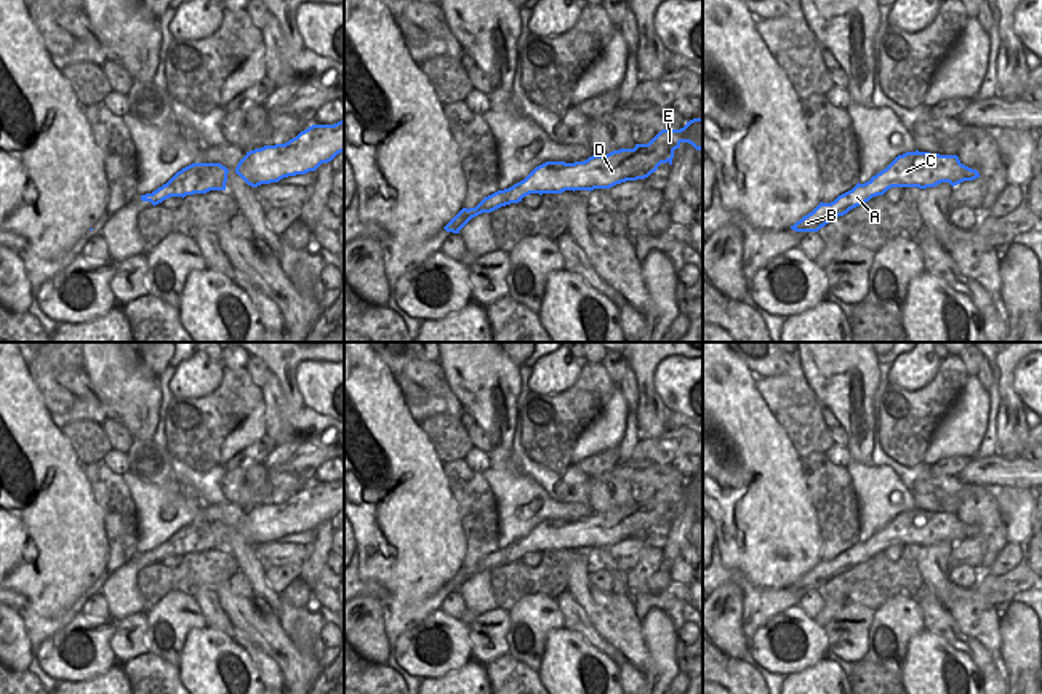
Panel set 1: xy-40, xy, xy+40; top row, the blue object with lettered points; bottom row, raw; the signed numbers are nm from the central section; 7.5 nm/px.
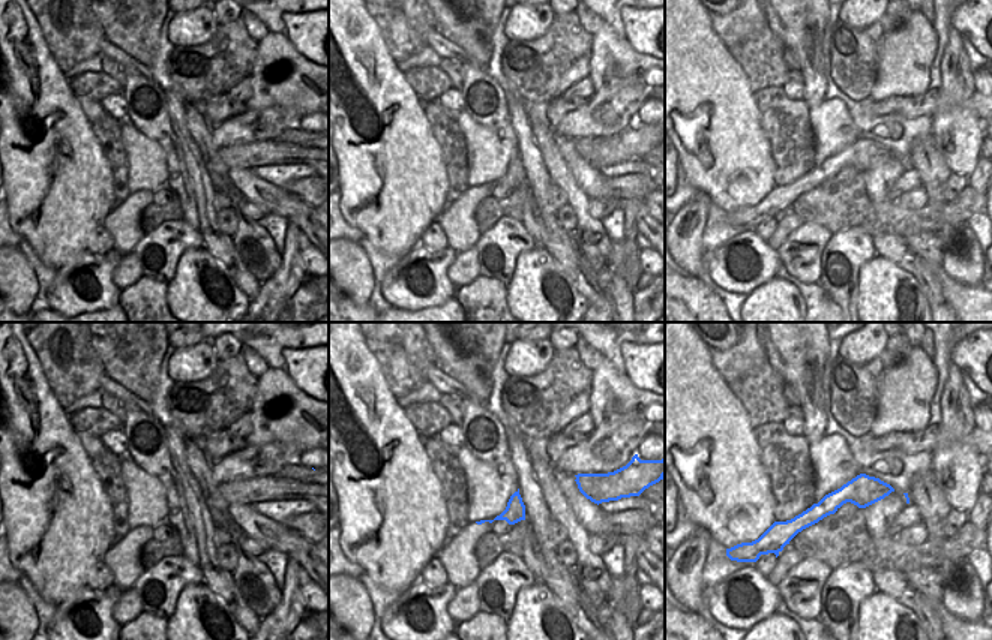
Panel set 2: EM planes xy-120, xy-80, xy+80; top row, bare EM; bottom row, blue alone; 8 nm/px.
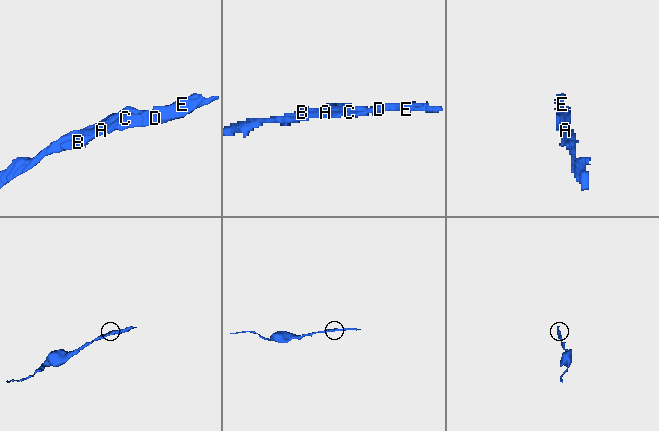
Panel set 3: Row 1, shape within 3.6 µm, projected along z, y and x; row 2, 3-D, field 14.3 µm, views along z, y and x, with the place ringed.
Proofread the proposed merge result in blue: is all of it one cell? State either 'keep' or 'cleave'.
keep

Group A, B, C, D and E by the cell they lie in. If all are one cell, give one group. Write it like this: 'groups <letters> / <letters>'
groups A B C D E

